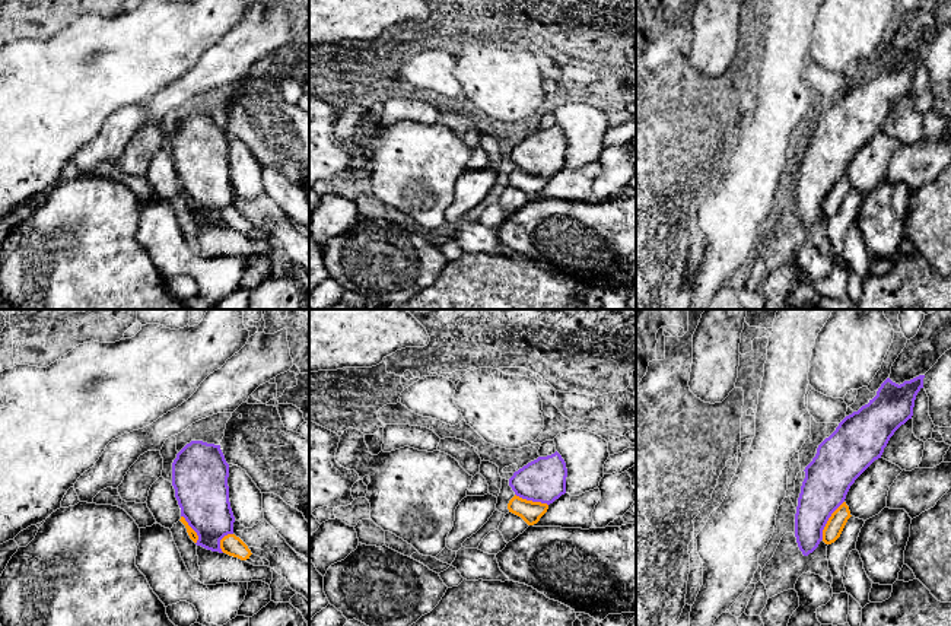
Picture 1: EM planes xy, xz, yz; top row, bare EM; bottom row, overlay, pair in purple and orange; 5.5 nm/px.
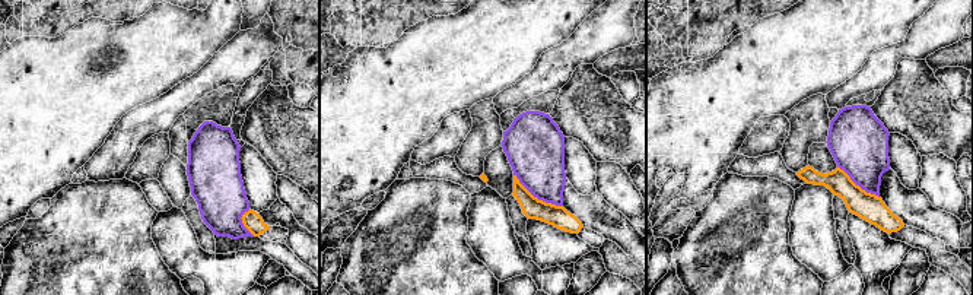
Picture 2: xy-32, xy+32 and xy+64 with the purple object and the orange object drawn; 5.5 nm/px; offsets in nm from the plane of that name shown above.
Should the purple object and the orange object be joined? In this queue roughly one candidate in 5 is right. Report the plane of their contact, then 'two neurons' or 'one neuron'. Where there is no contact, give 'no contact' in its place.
contact in yz; two neurons

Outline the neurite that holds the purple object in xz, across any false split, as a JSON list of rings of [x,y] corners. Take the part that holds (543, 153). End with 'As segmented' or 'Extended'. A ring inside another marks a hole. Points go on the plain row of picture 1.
[[[556,124],[515,144],[509,159],[522,172],[550,178],[566,166],[566,150],[566,136]]]. As segmented

